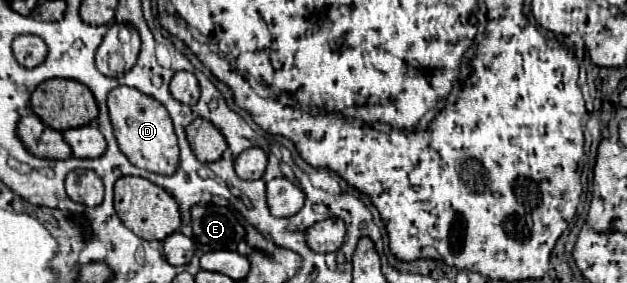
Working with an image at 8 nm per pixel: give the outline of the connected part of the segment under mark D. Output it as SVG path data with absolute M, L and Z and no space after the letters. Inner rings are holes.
M116 86L108 94L108 112L110 112L118 146L134 166L156 174L168 174L168 176L176 172L178 158L180 158L176 134L166 108L158 100L138 92L136 88Z

